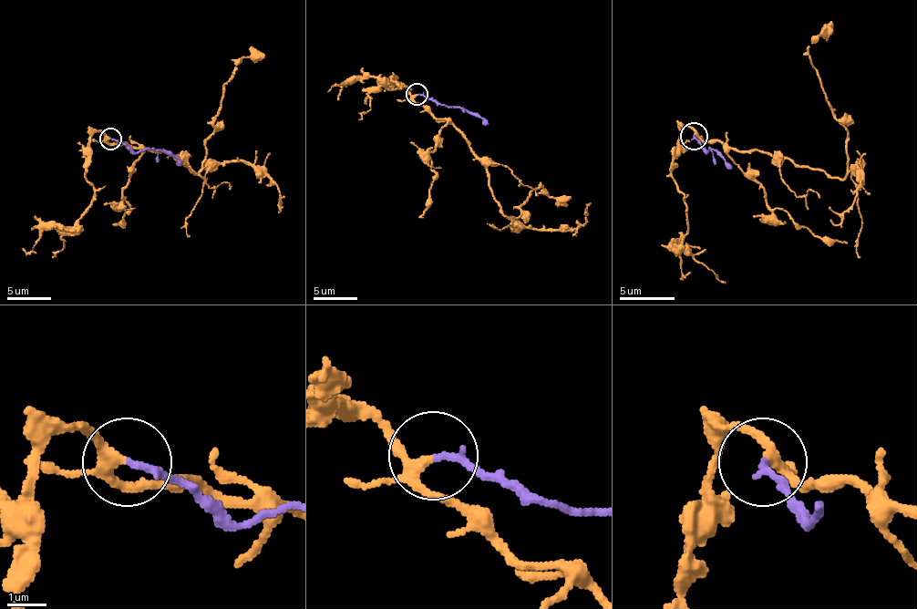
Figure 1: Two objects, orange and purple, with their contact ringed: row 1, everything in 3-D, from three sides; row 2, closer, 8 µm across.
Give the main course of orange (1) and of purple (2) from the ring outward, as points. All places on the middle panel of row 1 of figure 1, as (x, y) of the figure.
1: (417, 95), (415, 101), (446, 118), (483, 165), (508, 218), (516, 218), (538, 187), (551, 198), (571, 196)
2: (417, 95), (474, 112), (488, 123)

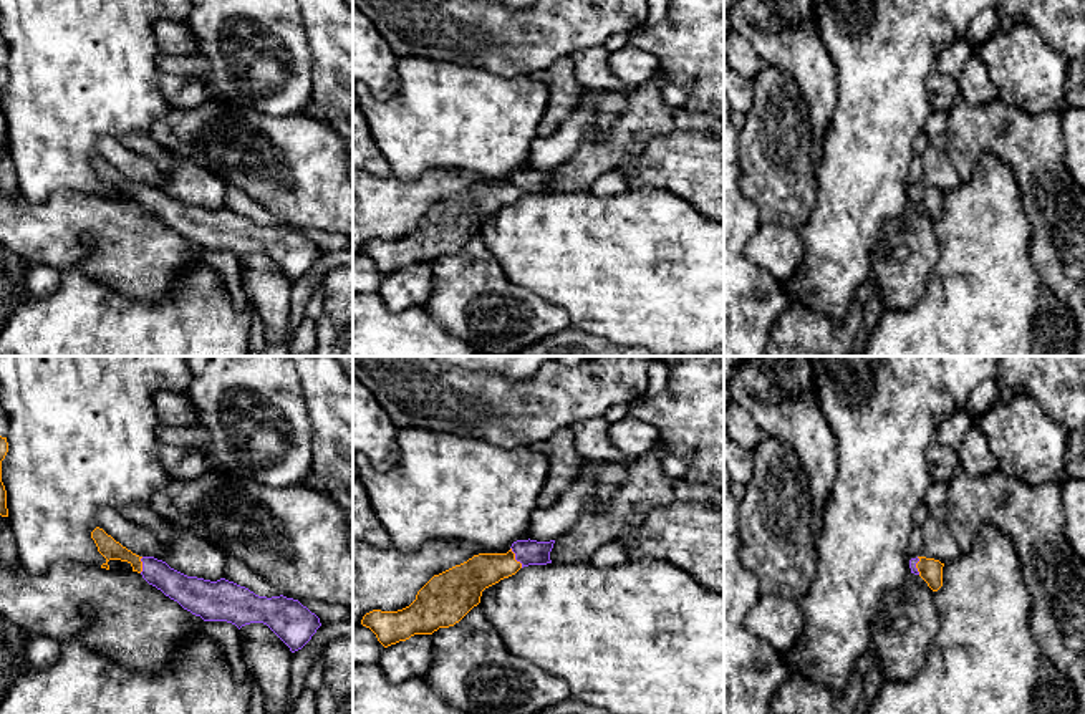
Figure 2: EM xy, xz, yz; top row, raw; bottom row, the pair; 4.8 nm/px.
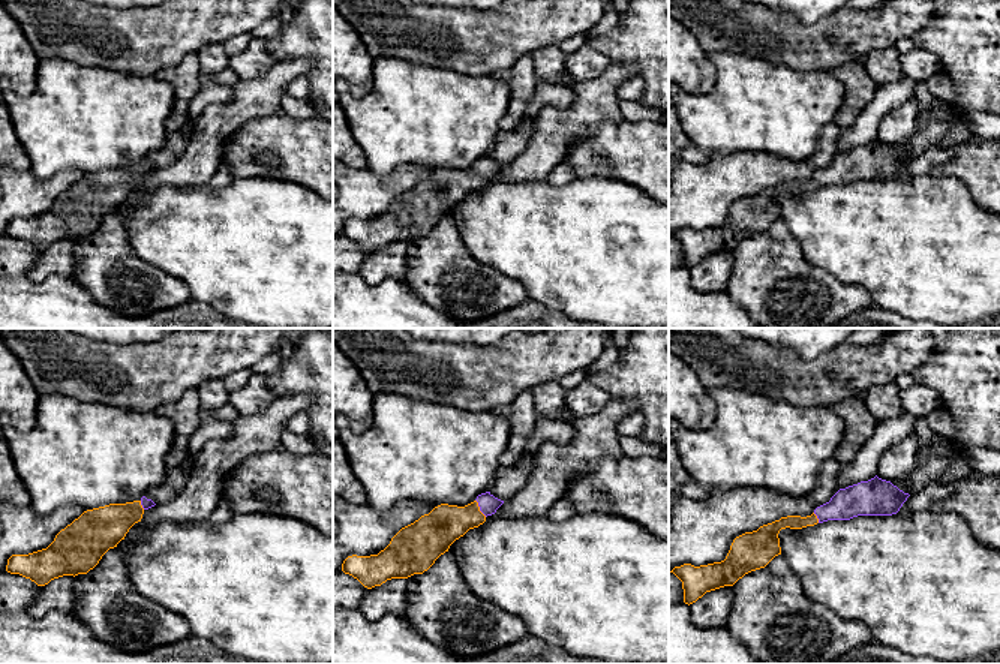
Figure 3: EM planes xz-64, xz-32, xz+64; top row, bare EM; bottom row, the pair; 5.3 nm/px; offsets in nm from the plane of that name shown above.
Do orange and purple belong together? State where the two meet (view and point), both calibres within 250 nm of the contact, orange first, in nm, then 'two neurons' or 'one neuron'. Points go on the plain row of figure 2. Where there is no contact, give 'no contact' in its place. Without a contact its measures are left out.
xz (514, 186) | 170/130 nm | one neuron

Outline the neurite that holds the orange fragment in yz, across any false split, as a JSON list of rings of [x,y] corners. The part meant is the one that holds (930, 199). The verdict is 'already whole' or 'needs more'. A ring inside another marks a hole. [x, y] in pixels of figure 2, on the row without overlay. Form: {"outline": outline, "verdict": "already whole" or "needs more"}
{"outline": [[[916,186],[909,189],[911,202],[919,204],[933,220],[943,215],[943,195],[939,189]]], "verdict": "needs more"}

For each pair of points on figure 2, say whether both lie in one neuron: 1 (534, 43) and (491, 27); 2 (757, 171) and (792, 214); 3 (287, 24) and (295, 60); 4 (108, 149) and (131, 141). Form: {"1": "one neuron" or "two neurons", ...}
{"1": "one neuron", "2": "one neuron", "3": "one neuron", "4": "two neurons"}

